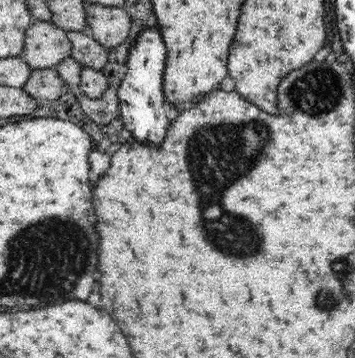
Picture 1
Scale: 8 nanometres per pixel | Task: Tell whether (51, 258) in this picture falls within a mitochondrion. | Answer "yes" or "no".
yes

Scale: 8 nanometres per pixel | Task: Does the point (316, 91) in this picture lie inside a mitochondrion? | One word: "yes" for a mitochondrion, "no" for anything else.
yes

